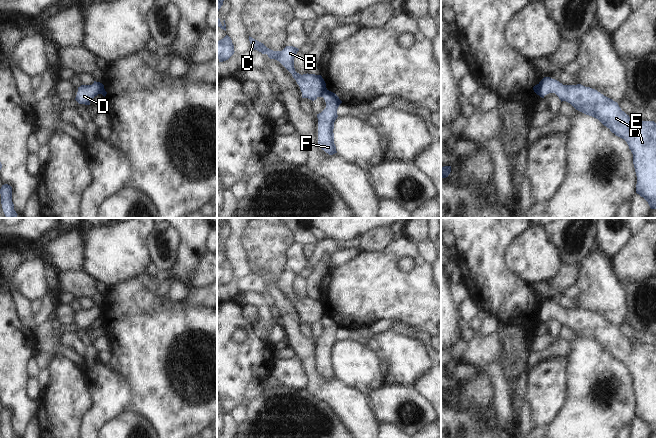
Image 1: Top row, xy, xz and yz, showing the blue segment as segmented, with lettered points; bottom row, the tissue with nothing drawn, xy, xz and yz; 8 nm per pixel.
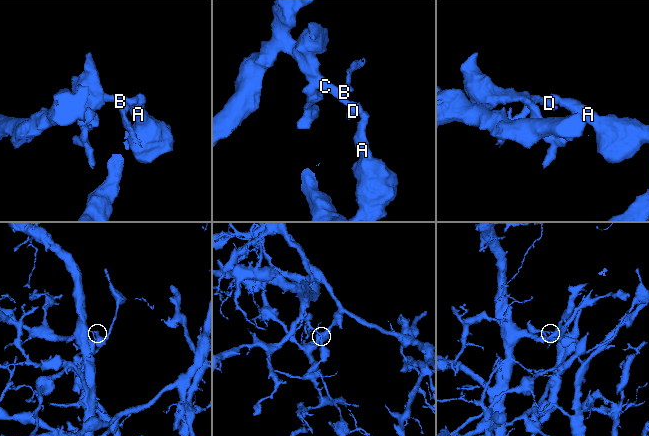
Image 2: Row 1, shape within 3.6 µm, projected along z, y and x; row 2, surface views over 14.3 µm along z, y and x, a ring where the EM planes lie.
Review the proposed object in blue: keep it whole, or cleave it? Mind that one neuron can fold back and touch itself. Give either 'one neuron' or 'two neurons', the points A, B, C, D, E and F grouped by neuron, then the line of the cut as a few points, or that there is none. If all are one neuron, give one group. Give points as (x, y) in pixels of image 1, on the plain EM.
two neurons; A E F / B C D; cut in xz along (327, 314), (321, 320)

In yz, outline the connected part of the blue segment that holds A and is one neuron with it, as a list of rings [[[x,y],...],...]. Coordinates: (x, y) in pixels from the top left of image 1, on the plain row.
[[[544,301],[537,317],[544,322],[549,317],[555,317],[559,323],[570,327],[576,334],[598,343],[616,360],[624,363],[633,378],[633,388],[637,400],[636,417],[643,421],[651,433],[656,433],[656,347],[654,345],[634,346],[618,327],[600,316],[581,308],[563,309],[550,301]]]

